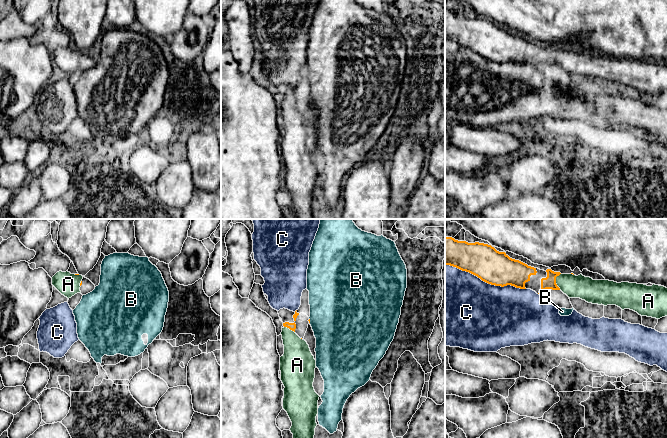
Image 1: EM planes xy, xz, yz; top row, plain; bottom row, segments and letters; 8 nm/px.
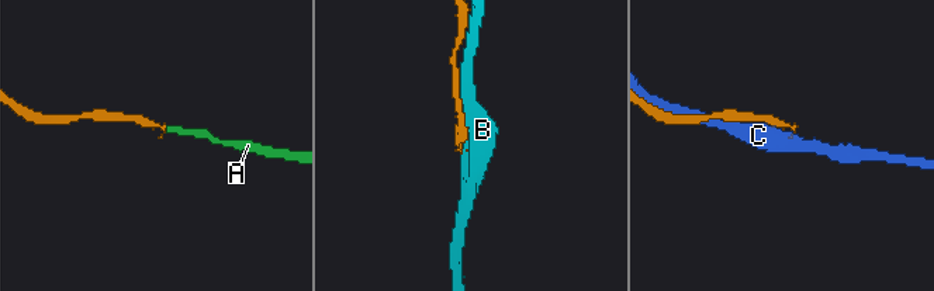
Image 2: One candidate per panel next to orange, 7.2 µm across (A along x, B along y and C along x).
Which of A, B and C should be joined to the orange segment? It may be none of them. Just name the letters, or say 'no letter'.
A

